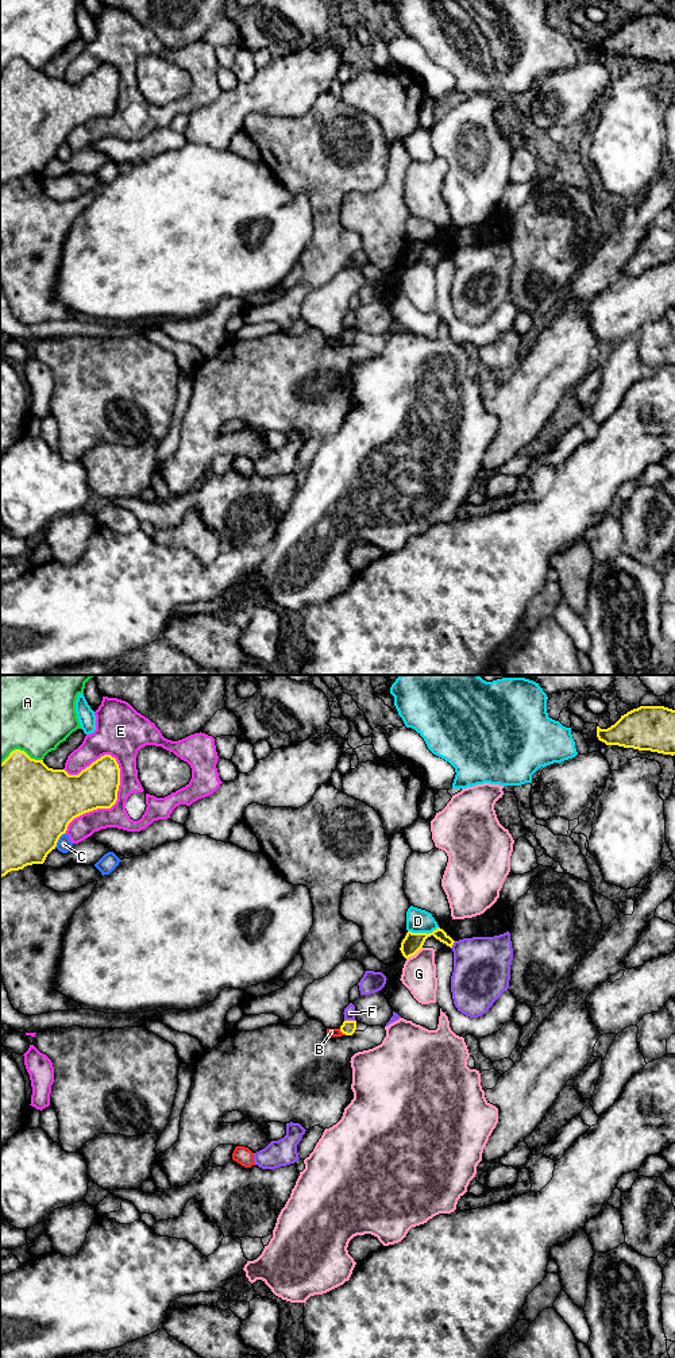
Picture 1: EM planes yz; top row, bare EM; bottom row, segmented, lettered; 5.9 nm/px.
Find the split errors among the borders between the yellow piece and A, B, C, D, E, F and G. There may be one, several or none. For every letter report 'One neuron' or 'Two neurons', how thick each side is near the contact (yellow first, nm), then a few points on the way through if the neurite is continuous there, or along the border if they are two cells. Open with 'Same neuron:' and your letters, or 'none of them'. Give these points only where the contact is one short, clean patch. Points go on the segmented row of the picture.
Same neuron: B
A: Two neurons. Thickness 440 nm (yellow) against 480 nm
B: One neuron. Thickness 90 nm (yellow) against 50 nm. Path across: yz (348, 1027), (343, 1033), (331, 1031)
C: Two neurons. Thickness 500 nm (yellow) against 90 nm
D: Two neurons. Thickness 120 nm (yellow) against 140 nm
E: Two neurons. Thickness 260 nm (yellow) against 140 nm
F: Two neurons. Thickness 90 nm (yellow) against 70 nm
G: Two neurons. Thickness 120 nm (yellow) against 200 nm

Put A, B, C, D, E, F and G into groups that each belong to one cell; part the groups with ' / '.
A / B / C D / E / F / G

